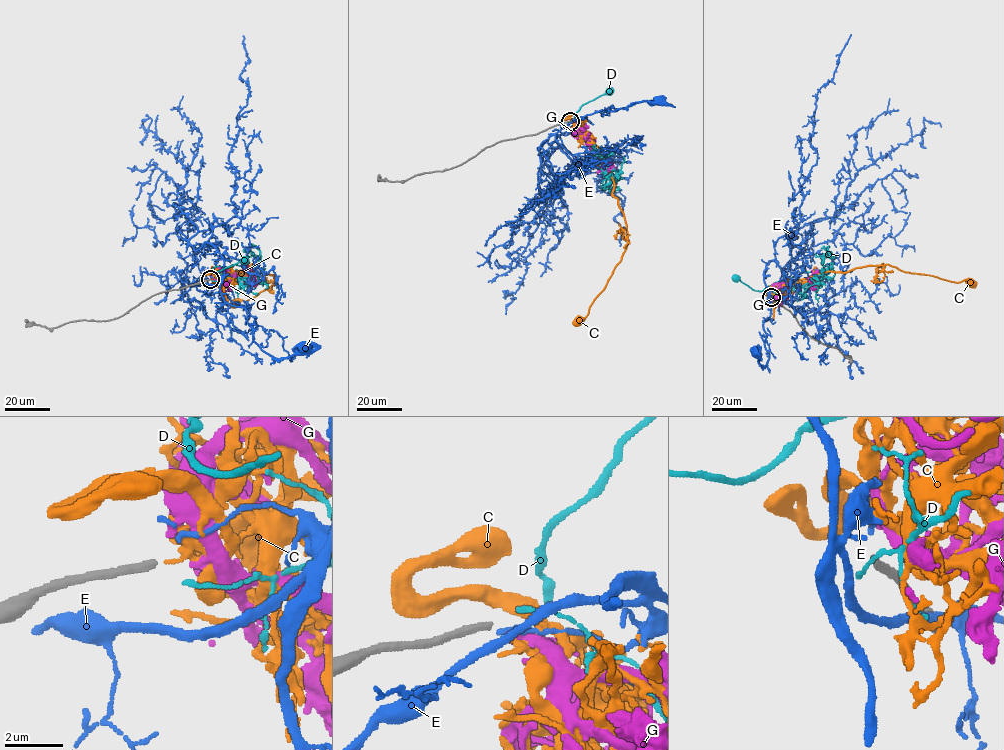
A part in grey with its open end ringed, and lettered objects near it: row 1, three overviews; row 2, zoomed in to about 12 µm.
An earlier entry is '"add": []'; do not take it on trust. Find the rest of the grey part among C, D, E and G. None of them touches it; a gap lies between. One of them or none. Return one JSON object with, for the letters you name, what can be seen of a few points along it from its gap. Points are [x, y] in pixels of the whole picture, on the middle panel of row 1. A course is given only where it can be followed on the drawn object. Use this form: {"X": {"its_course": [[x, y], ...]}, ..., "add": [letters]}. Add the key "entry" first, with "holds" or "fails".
{"entry": "fails", "C": {"its_course": [[571, 123], [598, 148], [609, 166], [612, 194], [622, 213], [628, 240], [605, 288], [579, 320]]}, "add": ["C"]}

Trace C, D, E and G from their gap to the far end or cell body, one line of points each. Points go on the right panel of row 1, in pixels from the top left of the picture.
C: (773, 297), (795, 281), (827, 271), (848, 272), (884, 265), (907, 272), (971, 283)
D: (770, 299), (783, 289), (807, 284), (821, 273), (803, 272), (775, 282), (761, 291), (754, 290), (736, 277)
E: (771, 295), (771, 315), (763, 324), (767, 364), (760, 364), (755, 353)
G: (772, 295), (773, 286), (776, 288), (786, 287), (790, 283), (802, 285), (809, 279), (814, 288), (818, 284)

